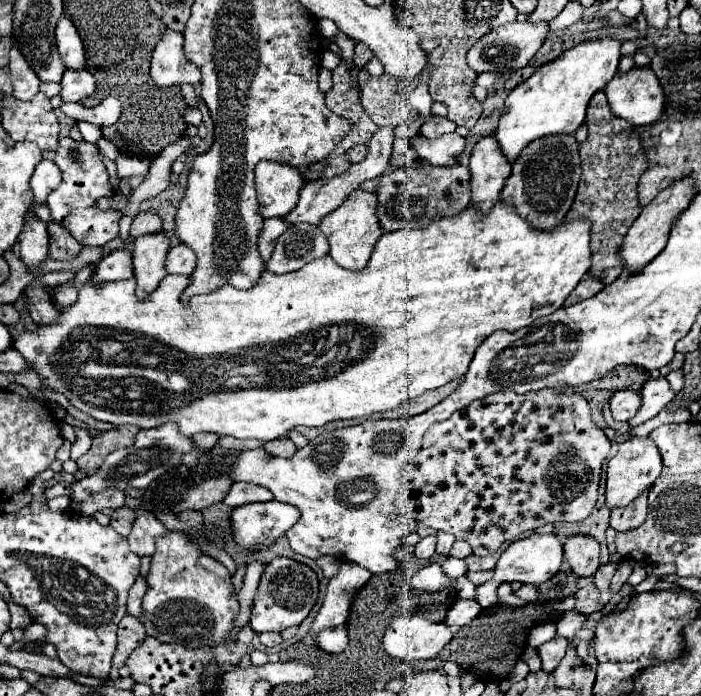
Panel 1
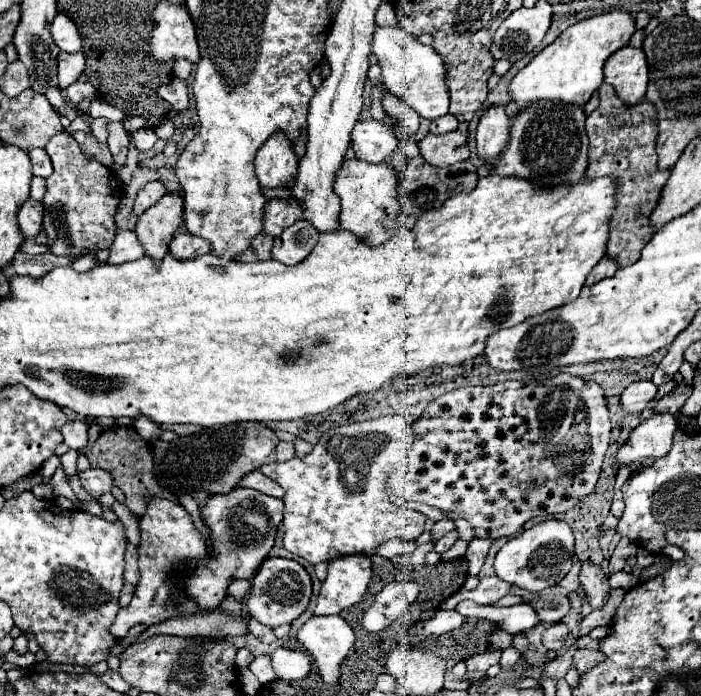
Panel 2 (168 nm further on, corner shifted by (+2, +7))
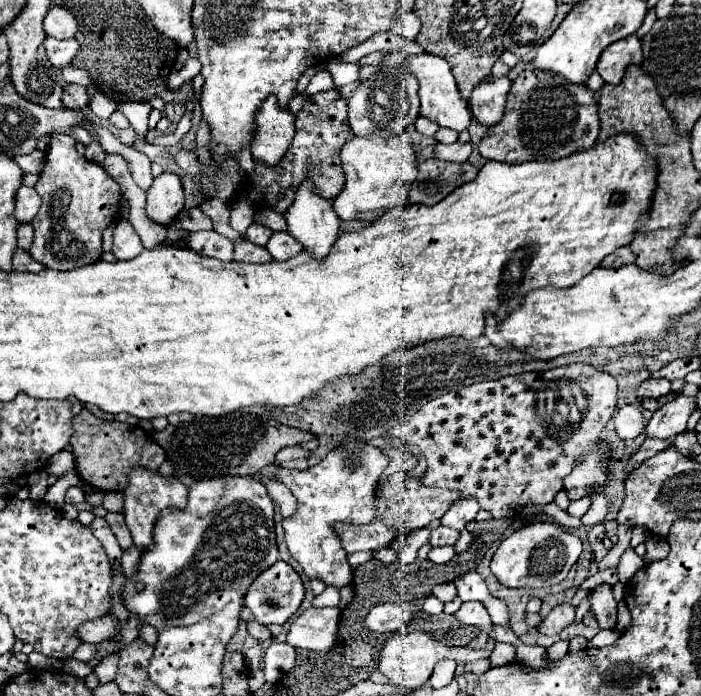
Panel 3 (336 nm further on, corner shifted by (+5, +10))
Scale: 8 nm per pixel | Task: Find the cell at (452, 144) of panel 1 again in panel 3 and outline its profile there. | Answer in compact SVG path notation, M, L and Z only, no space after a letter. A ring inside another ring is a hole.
M453 142L453 144L435 144L435 158L445 162L465 162L471 154L471 142Z

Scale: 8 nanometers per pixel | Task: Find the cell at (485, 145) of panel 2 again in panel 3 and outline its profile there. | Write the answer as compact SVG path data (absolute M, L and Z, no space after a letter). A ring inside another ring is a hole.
M489 76L473 90L469 106L479 124L491 128L499 120L503 120L509 88L511 88L511 82L505 76L503 78Z

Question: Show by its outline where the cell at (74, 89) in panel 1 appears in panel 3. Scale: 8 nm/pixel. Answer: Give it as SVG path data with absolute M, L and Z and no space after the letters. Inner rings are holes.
M47 38L45 40L45 50L55 68L65 68L73 62L73 58L79 52L79 44L75 38L69 40L57 40L57 38Z

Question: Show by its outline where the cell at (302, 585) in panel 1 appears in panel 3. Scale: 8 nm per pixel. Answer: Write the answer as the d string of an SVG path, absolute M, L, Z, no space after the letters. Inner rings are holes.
M277 560L273 566L269 566L267 570L263 570L251 584L247 596L245 596L245 604L251 608L253 616L257 622L269 626L269 624L285 624L301 606L305 596L303 590L303 580L301 576L283 560Z

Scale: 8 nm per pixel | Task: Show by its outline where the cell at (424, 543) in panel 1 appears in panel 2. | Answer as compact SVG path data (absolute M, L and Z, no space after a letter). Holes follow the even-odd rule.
M442 519L442 521L438 521L438 523L432 527L432 537L434 537L434 541L438 541L444 533L454 531L454 529L456 529L456 525L454 525L452 519Z

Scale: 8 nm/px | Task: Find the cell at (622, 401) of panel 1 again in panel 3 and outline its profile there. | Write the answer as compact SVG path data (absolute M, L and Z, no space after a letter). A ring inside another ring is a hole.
M647 378L645 382L641 382L641 386L637 388L637 398L659 398L671 392L671 382L665 378Z

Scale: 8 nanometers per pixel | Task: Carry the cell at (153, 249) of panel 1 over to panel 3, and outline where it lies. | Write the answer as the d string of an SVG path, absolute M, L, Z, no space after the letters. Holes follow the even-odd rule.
M163 172L159 178L155 178L153 188L149 188L147 192L145 212L153 222L167 226L179 216L183 204L185 204L185 194L179 176Z

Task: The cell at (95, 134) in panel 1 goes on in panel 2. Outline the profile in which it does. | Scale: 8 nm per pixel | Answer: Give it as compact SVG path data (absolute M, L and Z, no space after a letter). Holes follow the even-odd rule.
M76 81L66 89L67 98L76 105L86 98L94 99L96 94L92 83L82 83L82 81Z

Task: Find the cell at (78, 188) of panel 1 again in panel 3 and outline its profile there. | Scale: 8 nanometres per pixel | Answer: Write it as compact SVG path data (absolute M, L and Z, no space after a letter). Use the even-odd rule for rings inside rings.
M51 134L45 168L35 190L43 198L43 204L31 222L35 240L29 254L53 270L73 270L97 262L101 256L101 234L119 216L121 190L117 182L99 164L81 156L69 134Z

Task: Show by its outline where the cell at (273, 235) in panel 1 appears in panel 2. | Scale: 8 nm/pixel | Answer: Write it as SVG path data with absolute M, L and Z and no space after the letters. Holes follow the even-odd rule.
M256 235L256 239L252 239L248 251L244 251L244 255L236 255L236 259L240 261L266 261L272 259L272 241L268 235Z

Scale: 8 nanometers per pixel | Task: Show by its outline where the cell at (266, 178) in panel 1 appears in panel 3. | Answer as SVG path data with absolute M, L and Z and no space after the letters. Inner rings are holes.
M265 100L261 112L257 114L257 140L253 140L251 150L253 158L263 166L273 168L287 152L293 134L295 116L285 108L277 108L277 100Z

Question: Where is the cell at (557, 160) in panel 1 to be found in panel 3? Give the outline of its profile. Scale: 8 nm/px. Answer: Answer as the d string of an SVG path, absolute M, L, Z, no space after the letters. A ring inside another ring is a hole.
M523 70L509 90L505 116L479 144L479 152L487 160L499 160L509 164L521 162L555 162L567 158L579 150L591 148L597 142L599 118L595 94L577 84L561 80L551 72Z

